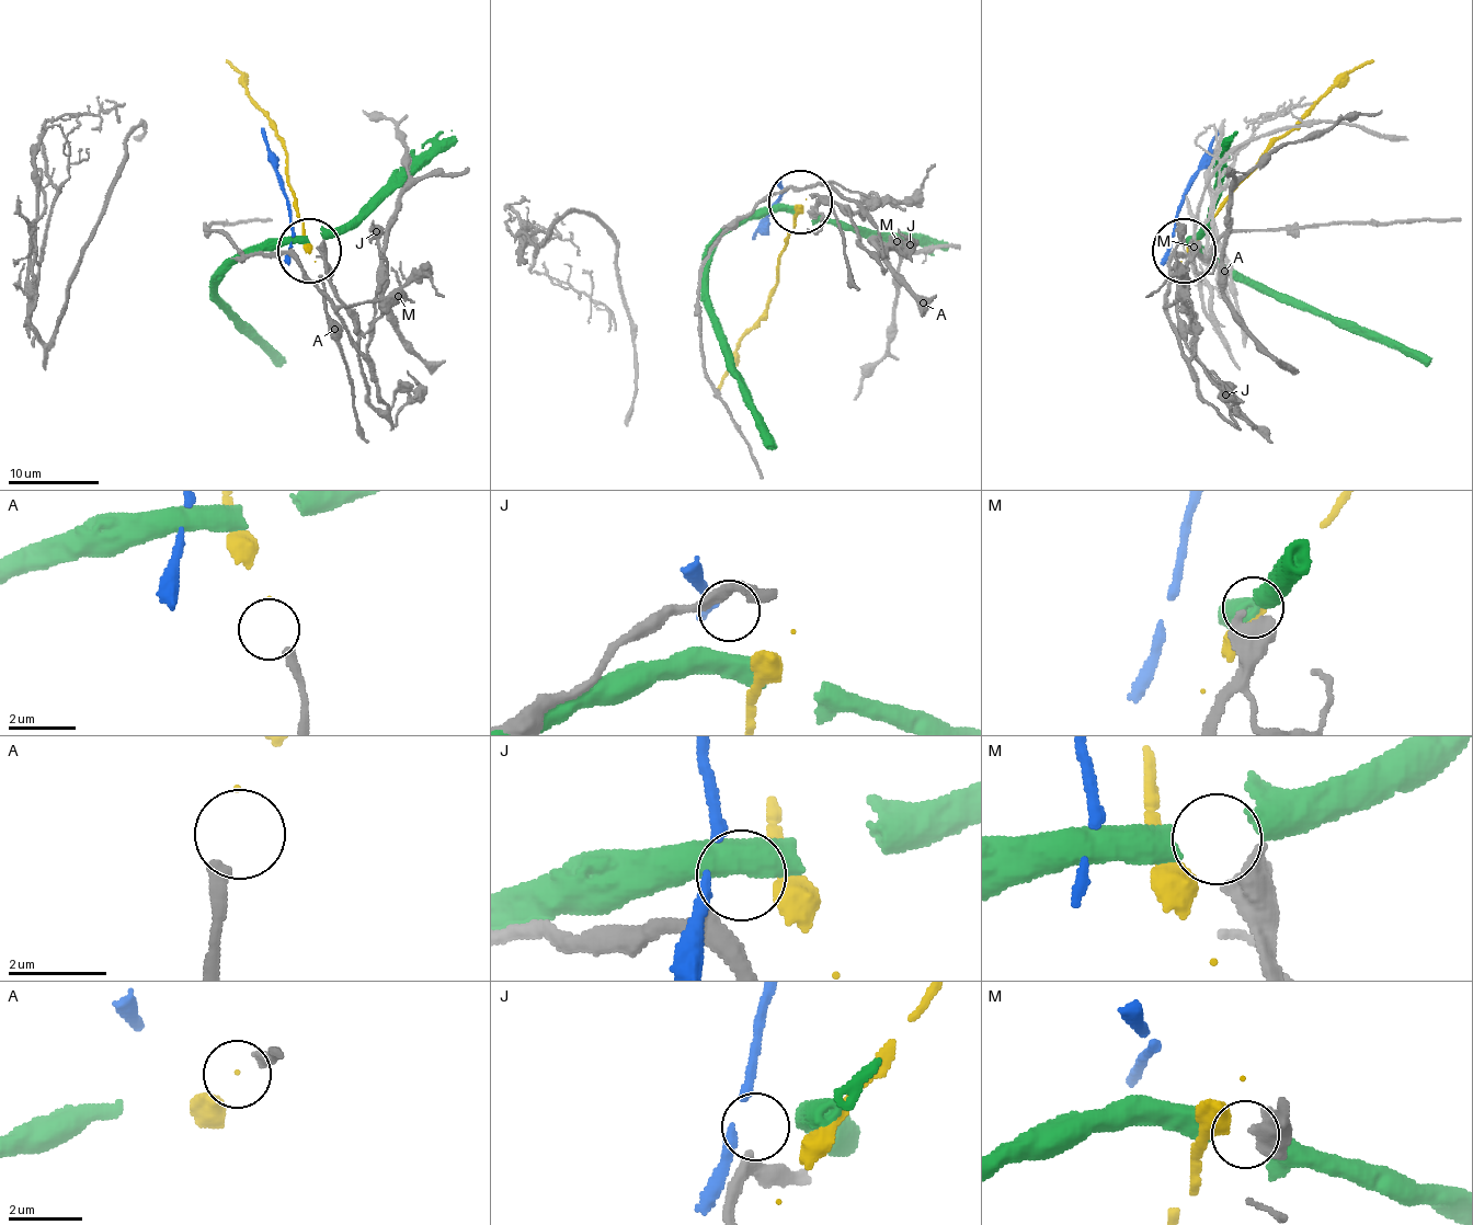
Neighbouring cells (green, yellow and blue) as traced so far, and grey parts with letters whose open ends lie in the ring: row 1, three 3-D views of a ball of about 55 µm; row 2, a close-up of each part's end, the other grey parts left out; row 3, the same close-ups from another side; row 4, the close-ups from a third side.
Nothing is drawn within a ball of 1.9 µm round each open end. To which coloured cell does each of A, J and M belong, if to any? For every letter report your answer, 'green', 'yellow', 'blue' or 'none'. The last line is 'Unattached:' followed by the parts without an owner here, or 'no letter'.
A: yellow
J: none
M: none
Unattached: J, M

